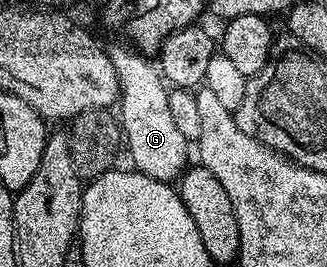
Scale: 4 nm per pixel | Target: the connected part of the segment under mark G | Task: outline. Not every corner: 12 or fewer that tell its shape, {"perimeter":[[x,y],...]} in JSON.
{"perimeter":[[132,45],[108,47],[132,165],[180,179],[191,154],[170,87]]}

